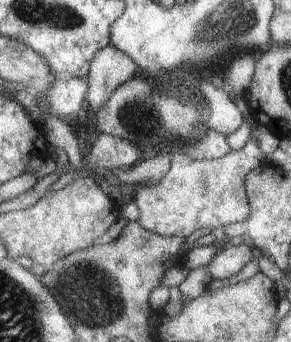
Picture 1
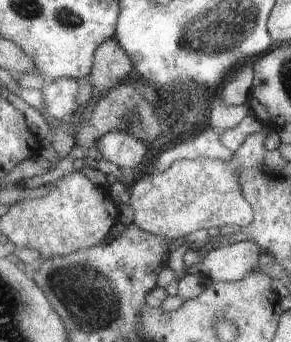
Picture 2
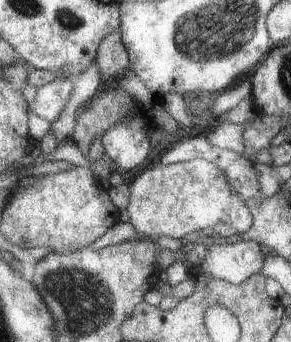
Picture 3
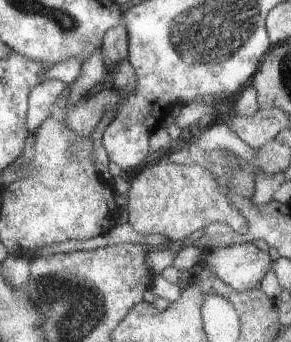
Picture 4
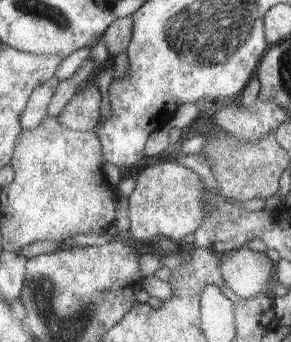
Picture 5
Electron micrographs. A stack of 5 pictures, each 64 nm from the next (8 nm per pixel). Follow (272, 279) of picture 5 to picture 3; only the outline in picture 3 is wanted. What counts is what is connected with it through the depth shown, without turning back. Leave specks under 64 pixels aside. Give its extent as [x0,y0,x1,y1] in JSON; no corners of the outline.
[203,242,269,286]

